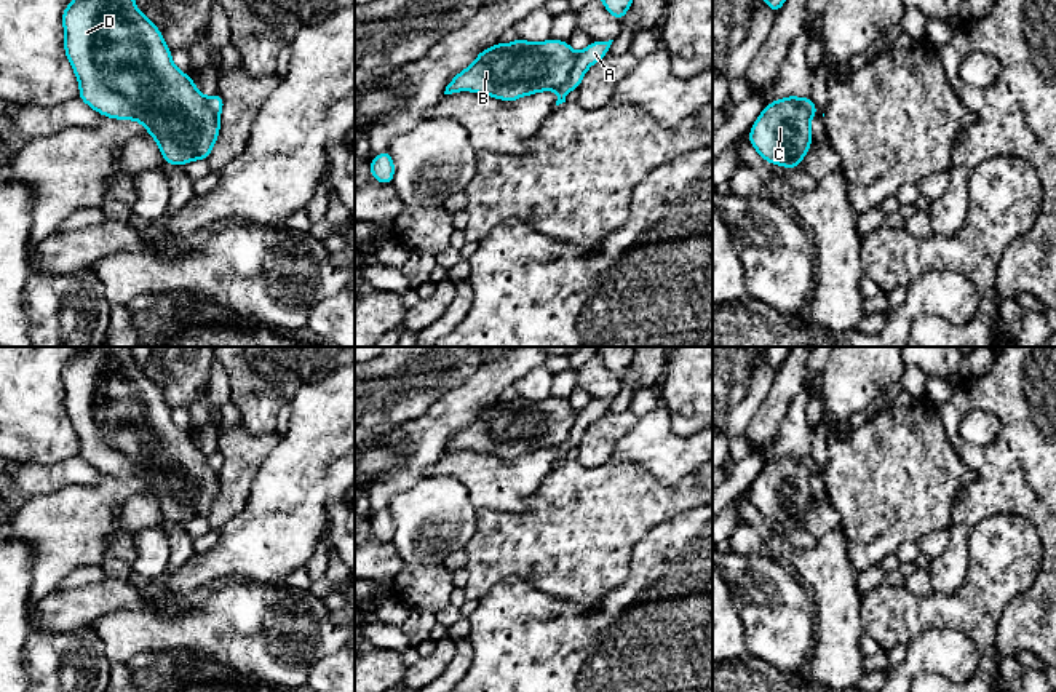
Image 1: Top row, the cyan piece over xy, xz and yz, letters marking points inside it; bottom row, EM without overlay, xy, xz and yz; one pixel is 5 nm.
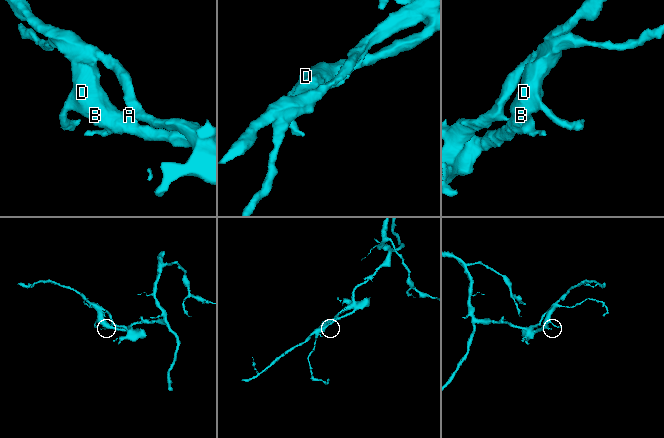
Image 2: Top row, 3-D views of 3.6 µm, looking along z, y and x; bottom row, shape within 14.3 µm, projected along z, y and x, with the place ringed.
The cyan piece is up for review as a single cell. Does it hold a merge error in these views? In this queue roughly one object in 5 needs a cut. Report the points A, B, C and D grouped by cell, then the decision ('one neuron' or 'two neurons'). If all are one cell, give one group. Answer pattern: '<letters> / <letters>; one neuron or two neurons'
A / B C D; two neurons

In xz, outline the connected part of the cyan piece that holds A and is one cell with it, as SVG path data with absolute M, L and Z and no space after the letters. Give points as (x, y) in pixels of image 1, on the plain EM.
M591 398L590 403L580 412L577 412L577 419L575 419L569 439L558 447L556 463L566 460L567 451L572 447L577 447L582 443L582 438L583 438L583 433L586 432L586 428L594 420L597 420L599 417L607 414L607 409L609 409L612 400L613 398L609 398L609 400L593 400Z

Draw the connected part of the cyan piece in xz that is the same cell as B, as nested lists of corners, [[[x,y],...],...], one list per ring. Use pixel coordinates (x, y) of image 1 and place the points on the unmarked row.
[[[497,400],[457,432],[444,452],[473,449],[513,460],[534,451],[559,447],[569,439],[575,419],[577,411],[569,400]]]

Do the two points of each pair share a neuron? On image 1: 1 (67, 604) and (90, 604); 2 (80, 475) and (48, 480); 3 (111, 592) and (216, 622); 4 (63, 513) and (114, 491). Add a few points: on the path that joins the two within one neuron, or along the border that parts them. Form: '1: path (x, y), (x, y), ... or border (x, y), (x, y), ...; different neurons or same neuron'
1: path (72, 604), (85, 604); same neuron
2: path (72, 475), (56, 477); same neuron
3: border (152, 606), (115, 609), (112, 612); different neurons
4: path (75, 513), (90, 513), (101, 502); same neuron

